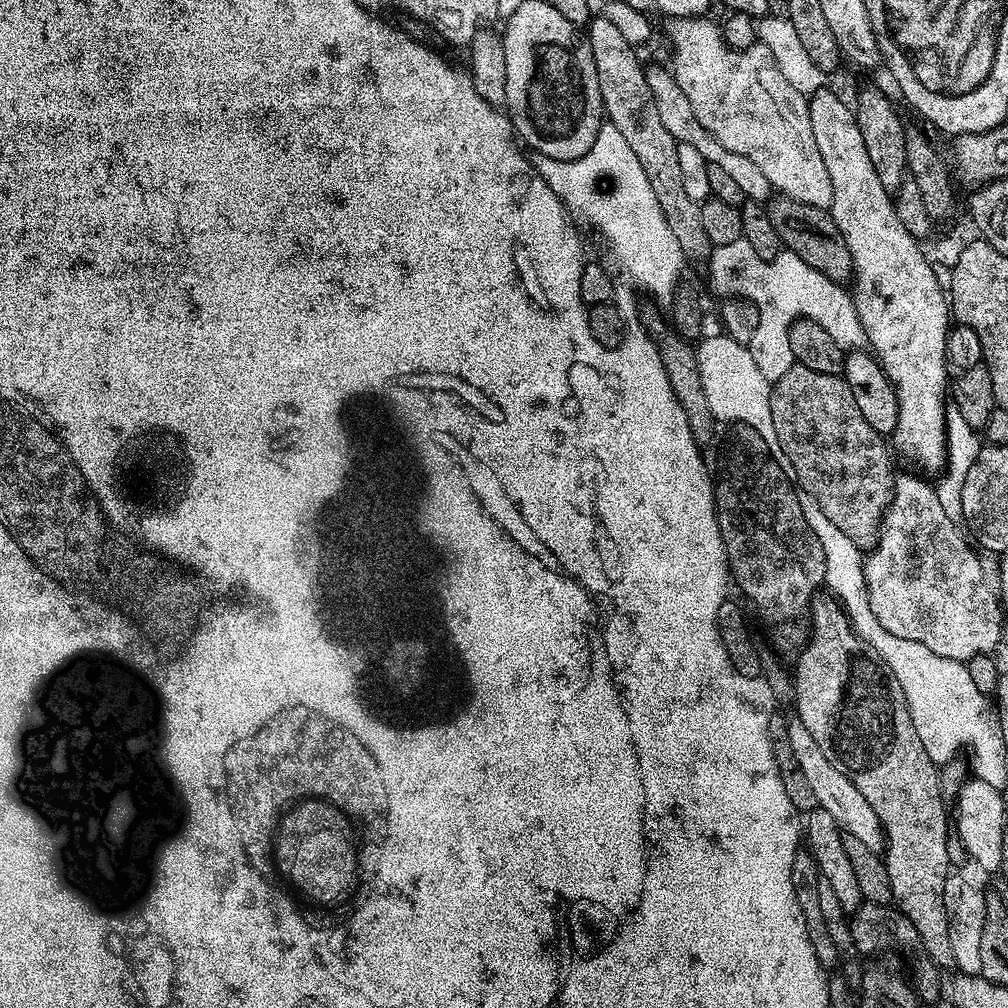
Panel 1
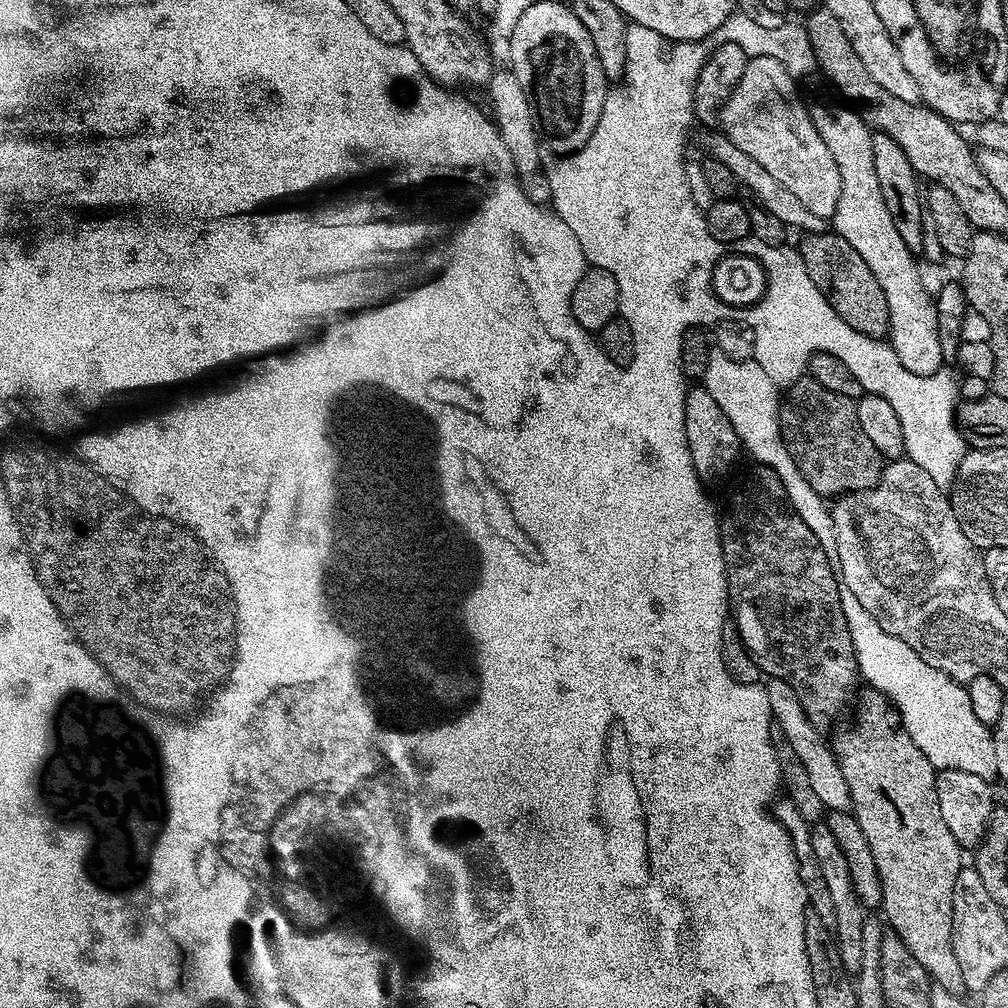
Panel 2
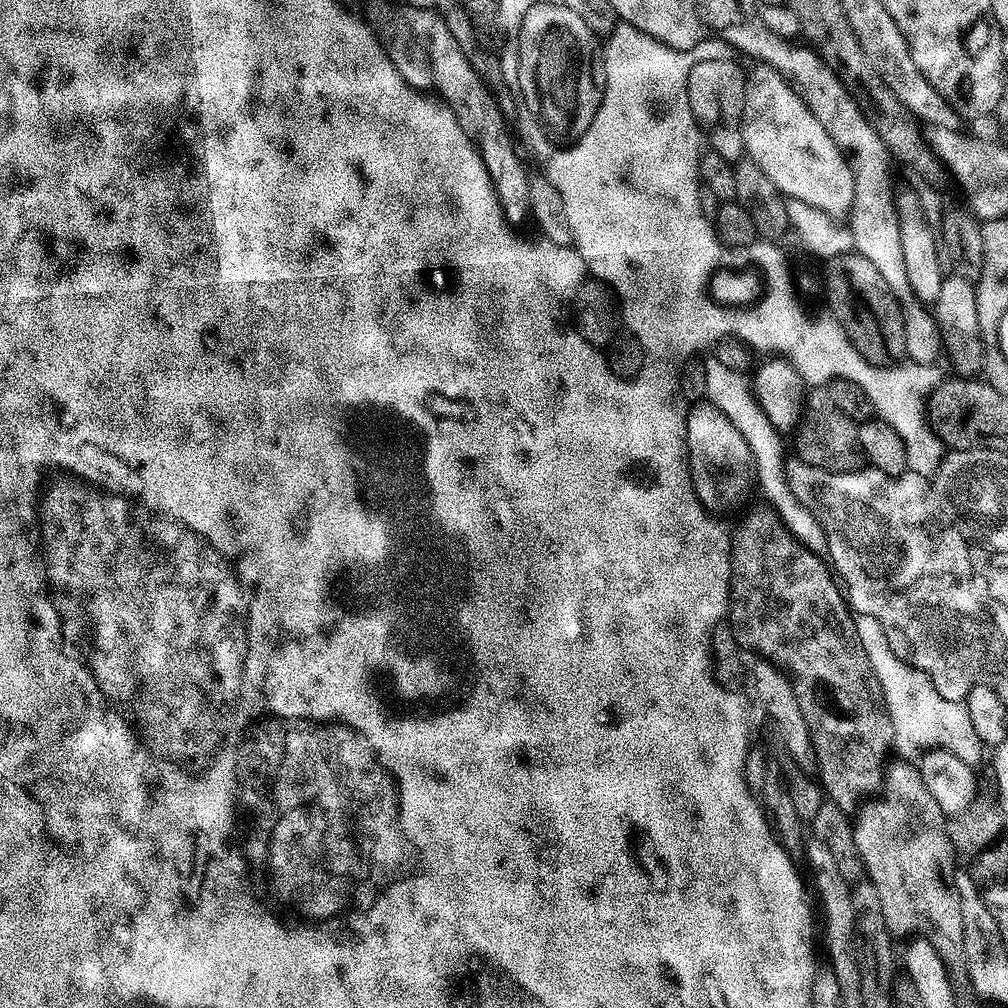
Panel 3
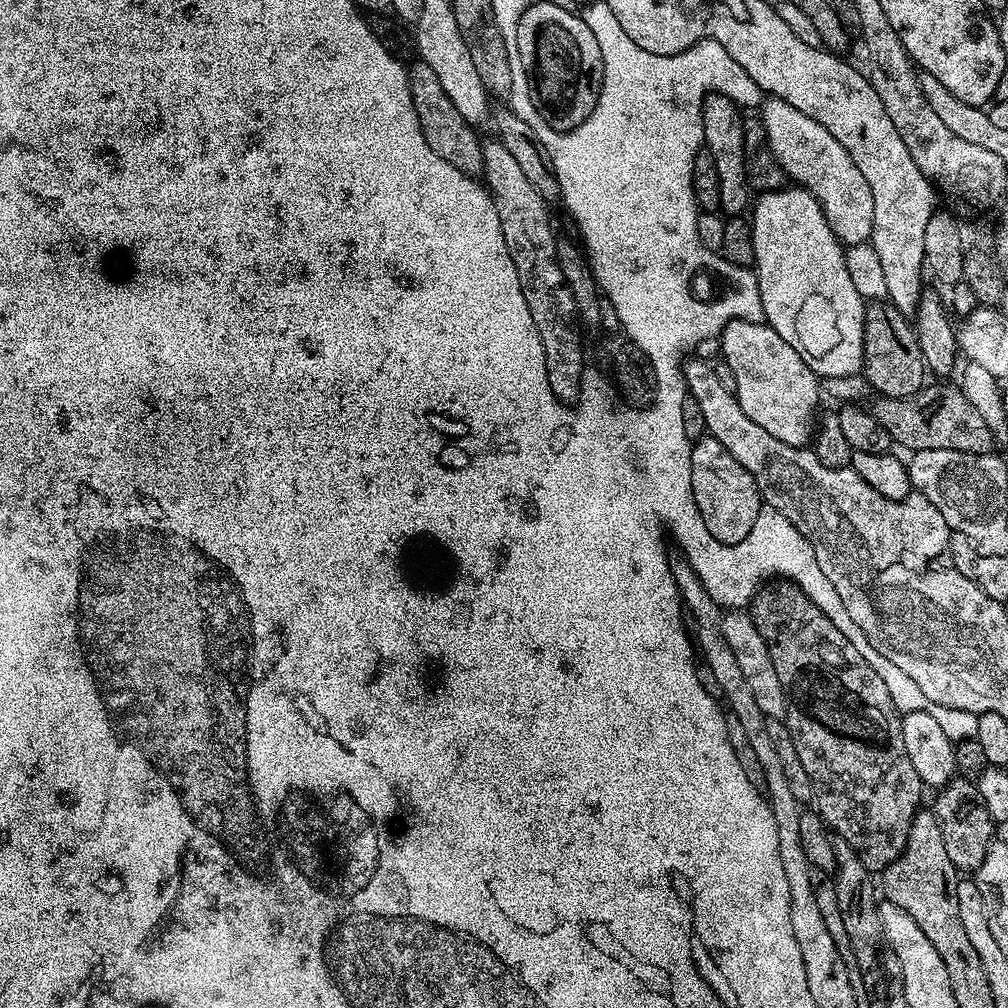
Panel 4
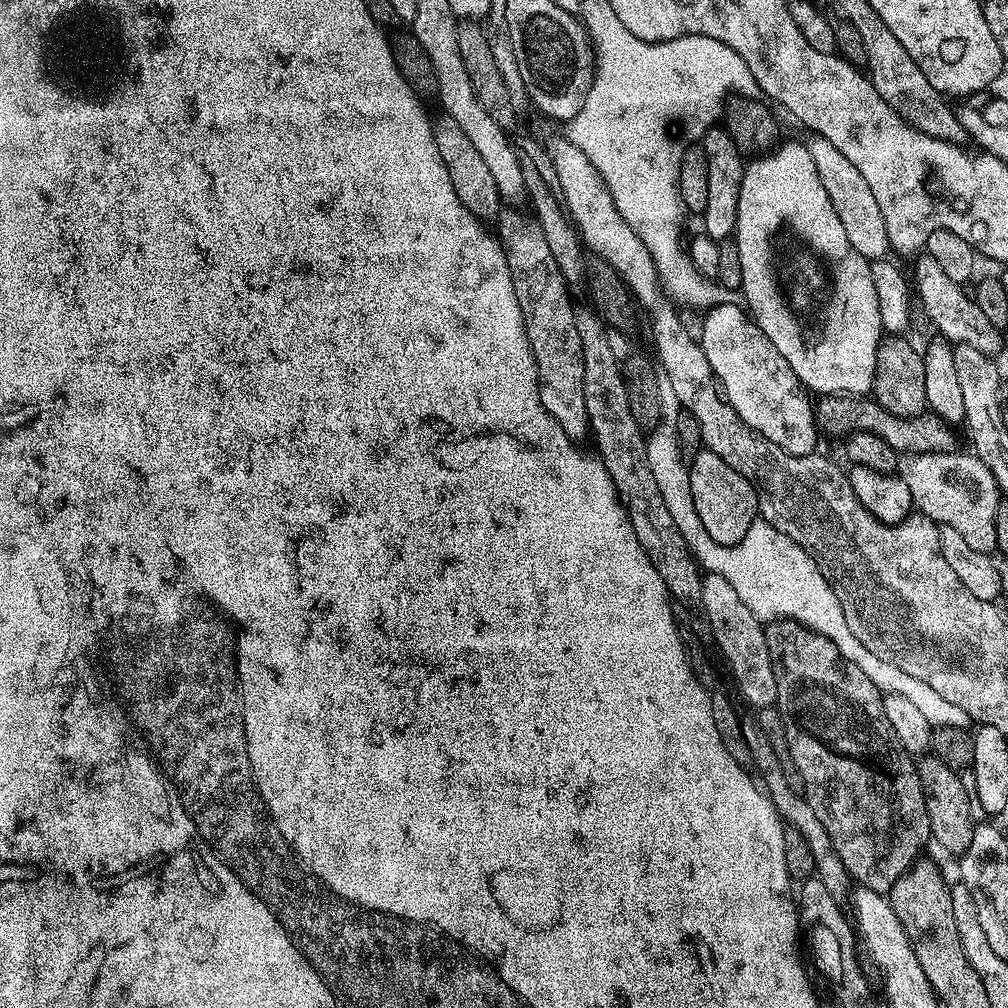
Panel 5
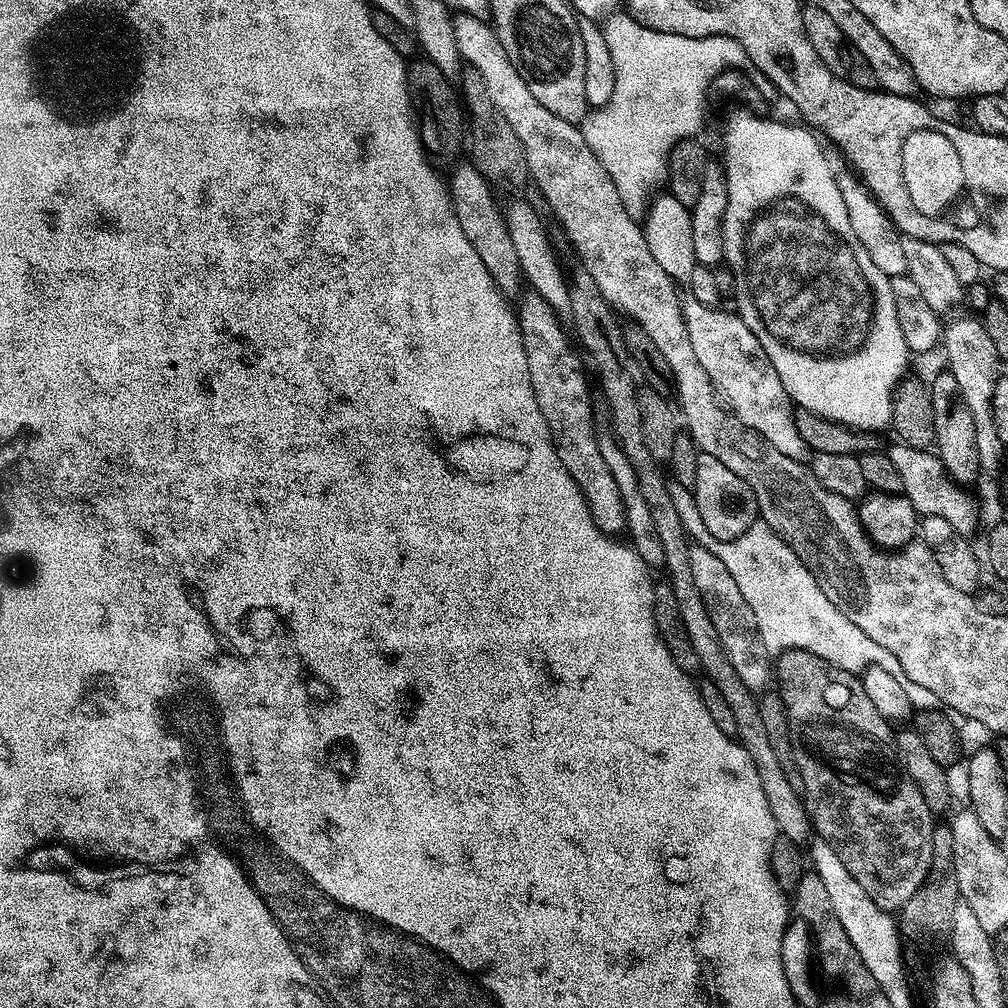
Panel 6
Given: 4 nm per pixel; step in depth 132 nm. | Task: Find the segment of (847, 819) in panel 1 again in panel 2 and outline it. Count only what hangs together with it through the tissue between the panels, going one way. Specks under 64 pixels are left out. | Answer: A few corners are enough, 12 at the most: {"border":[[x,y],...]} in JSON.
{"border":[[786,682],[766,687],[790,742],[828,812],[851,809],[850,786],[821,729]]}

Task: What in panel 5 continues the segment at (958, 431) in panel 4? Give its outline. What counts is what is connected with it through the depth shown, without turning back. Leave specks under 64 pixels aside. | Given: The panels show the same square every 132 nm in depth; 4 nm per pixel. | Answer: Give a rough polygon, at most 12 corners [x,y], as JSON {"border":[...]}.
{"border":[[824,394],[816,430],[843,441],[869,432],[901,454],[950,452],[953,429],[937,416],[907,420],[872,398]]}

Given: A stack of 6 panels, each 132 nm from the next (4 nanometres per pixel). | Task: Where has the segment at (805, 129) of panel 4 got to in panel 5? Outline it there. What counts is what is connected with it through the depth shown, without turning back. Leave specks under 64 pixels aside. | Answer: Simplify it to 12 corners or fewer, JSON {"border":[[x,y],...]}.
{"border":[[811,141],[814,166],[850,246],[889,255],[878,198],[830,142]]}

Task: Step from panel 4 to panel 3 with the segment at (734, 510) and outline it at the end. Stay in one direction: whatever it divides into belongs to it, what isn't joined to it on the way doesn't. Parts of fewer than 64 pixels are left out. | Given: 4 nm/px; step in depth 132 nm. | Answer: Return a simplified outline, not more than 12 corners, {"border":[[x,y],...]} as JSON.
{"border":[[722,410],[687,413],[688,473],[709,514],[747,498],[752,452]]}

